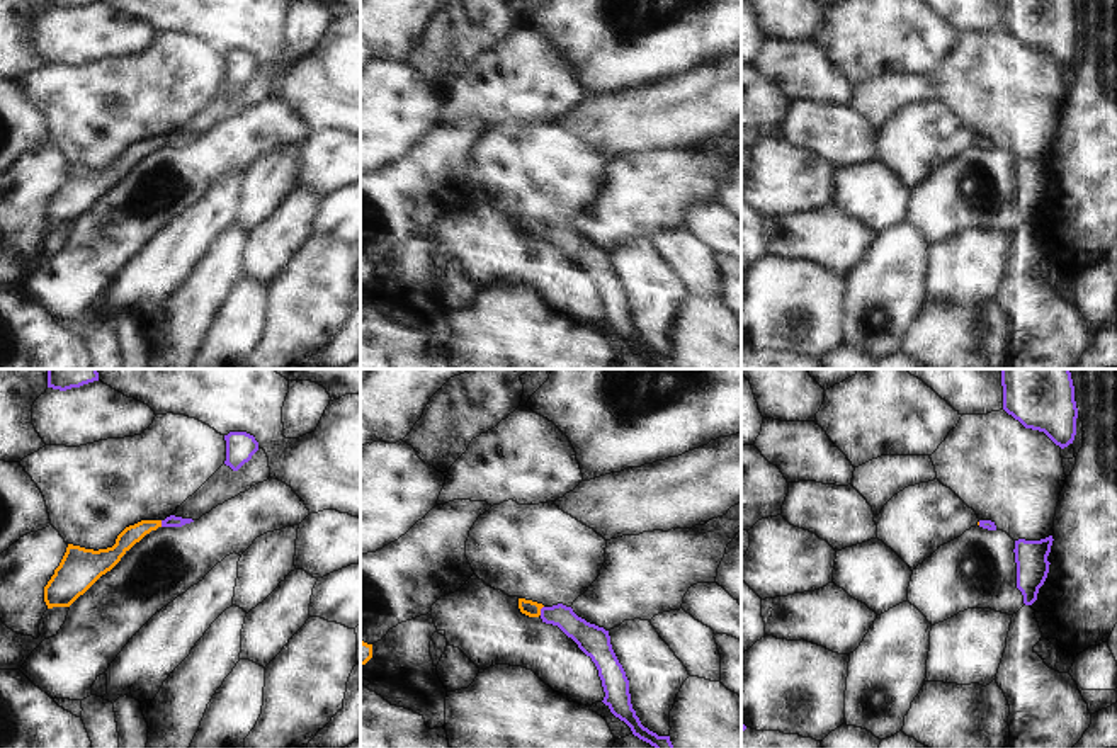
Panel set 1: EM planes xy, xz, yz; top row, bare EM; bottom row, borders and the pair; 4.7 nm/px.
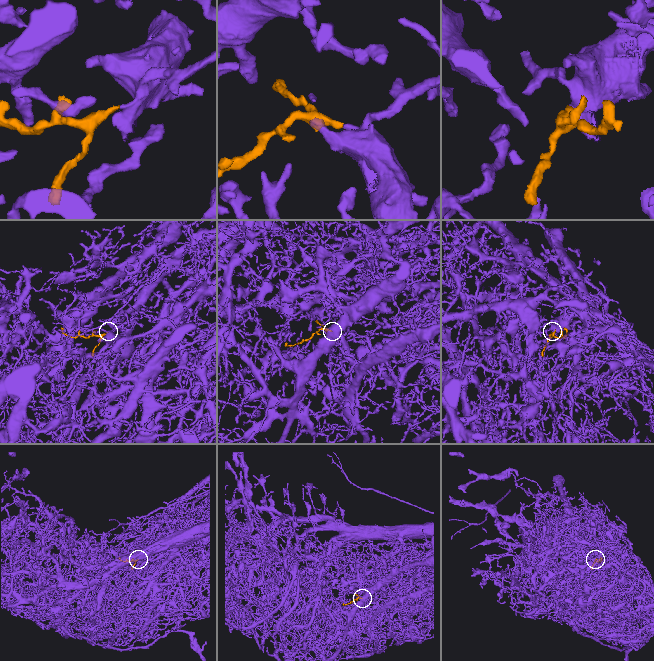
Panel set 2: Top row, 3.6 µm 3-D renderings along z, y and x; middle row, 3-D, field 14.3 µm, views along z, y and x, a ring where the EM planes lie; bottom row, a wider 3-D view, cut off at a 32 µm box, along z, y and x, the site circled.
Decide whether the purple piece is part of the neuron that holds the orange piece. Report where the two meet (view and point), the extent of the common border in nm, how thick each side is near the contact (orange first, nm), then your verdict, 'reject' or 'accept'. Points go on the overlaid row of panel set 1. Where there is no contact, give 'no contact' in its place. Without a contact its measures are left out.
contact xz (539, 611); length 50 nm; calibres 80 and 120 nm; accept

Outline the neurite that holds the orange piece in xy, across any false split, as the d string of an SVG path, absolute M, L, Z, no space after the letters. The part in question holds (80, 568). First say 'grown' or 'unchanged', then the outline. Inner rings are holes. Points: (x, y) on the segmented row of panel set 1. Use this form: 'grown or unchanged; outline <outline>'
grown; outline M170 515L165 520L141 520L126 527L117 536L112 547L99 551L68 544L60 566L54 570L54 575L44 586L44 602L48 609L70 607L151 530L156 530L158 527L182 527L190 522L194 520L175 515Z

